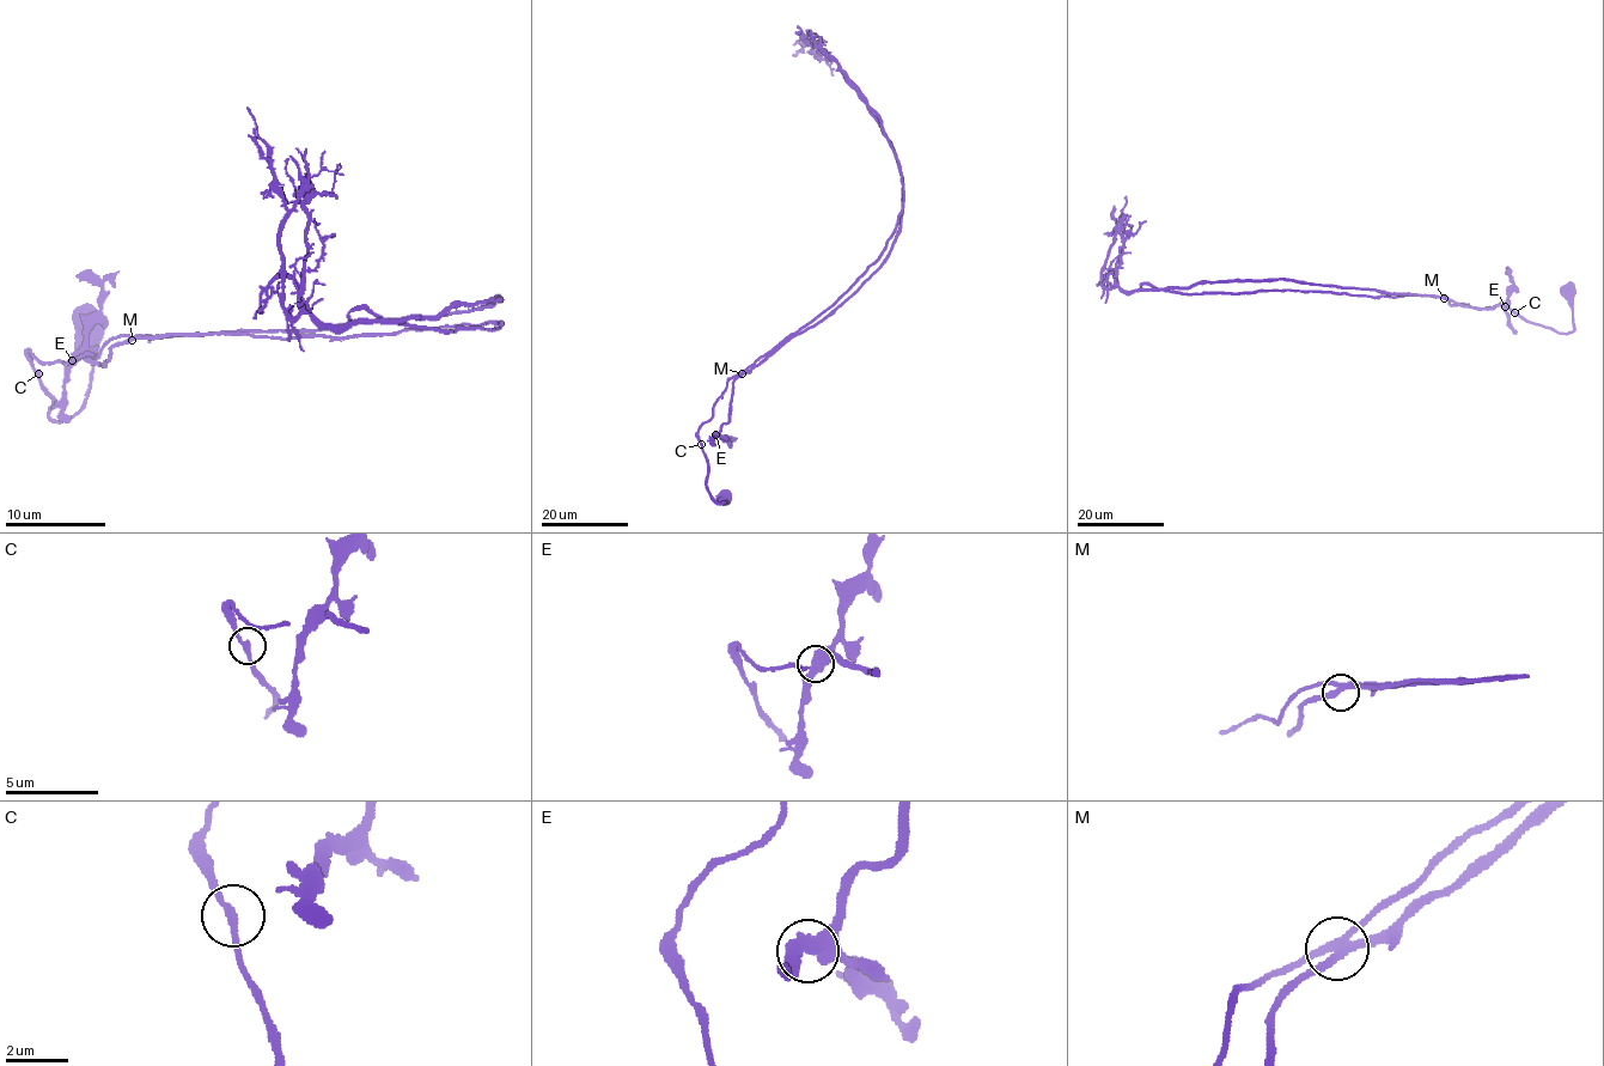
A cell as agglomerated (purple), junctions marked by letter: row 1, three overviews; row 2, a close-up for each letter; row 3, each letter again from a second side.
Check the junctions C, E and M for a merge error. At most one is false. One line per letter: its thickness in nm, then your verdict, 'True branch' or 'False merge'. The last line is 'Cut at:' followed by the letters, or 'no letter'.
C: Thickness 220 nm. False merge
E: Thickness 500 nm. True branch
M: Thickness 280 nm. True branch
Cut at: C

